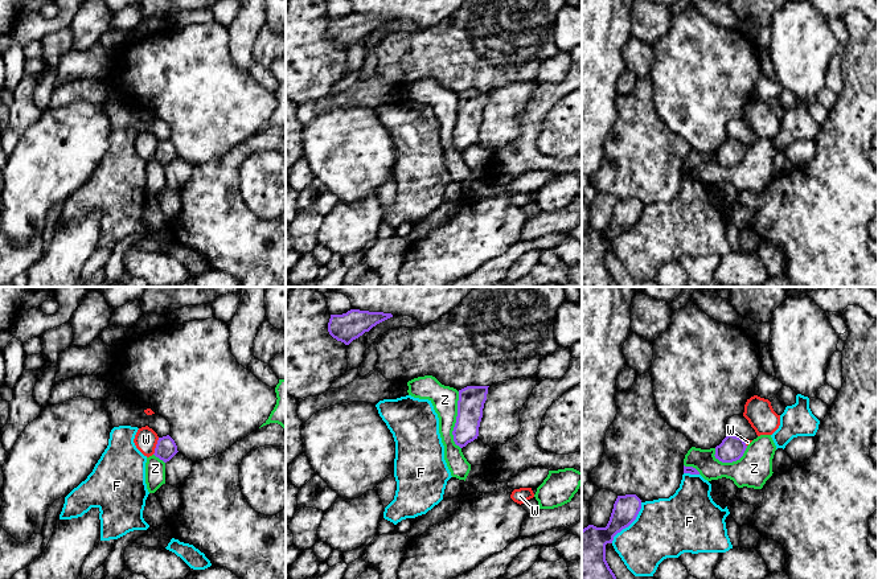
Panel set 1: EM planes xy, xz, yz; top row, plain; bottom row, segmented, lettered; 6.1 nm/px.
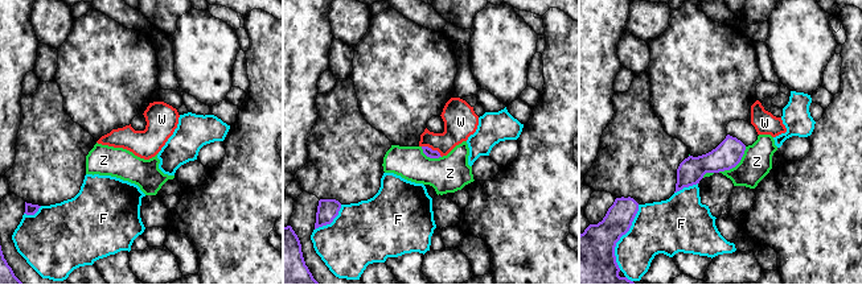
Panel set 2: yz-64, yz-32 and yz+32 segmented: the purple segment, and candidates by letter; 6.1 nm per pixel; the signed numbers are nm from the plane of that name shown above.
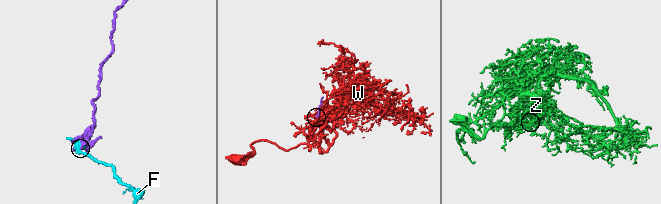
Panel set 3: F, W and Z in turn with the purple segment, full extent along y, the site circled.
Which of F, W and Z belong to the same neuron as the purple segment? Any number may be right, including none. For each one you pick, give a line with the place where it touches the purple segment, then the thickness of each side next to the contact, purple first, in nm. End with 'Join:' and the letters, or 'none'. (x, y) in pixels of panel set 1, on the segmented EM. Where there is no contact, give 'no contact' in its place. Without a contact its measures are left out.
Join: none

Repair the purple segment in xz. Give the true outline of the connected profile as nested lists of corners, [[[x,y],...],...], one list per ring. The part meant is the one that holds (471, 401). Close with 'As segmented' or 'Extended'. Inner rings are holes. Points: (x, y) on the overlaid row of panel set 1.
[[[467,386],[459,390],[458,416],[452,435],[455,444],[460,448],[479,436],[488,387],[489,386]]]. As segmented

